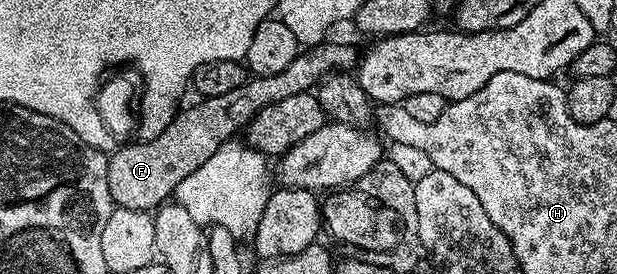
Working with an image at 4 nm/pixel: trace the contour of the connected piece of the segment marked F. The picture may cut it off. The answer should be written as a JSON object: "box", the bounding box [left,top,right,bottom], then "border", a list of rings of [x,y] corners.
{"box":[108,42,359,212],"border":[[[332,42],[301,50],[282,73],[245,78],[238,89],[230,89],[230,93],[222,97],[201,98],[193,107],[177,110],[170,125],[166,125],[158,137],[117,146],[120,148],[108,155],[108,184],[113,204],[135,211],[155,212],[175,196],[178,185],[182,185],[198,165],[206,165],[223,143],[235,140],[239,136],[236,134],[239,131],[241,134],[266,105],[312,91],[329,74],[351,70],[359,62],[359,52],[350,45]]]}

